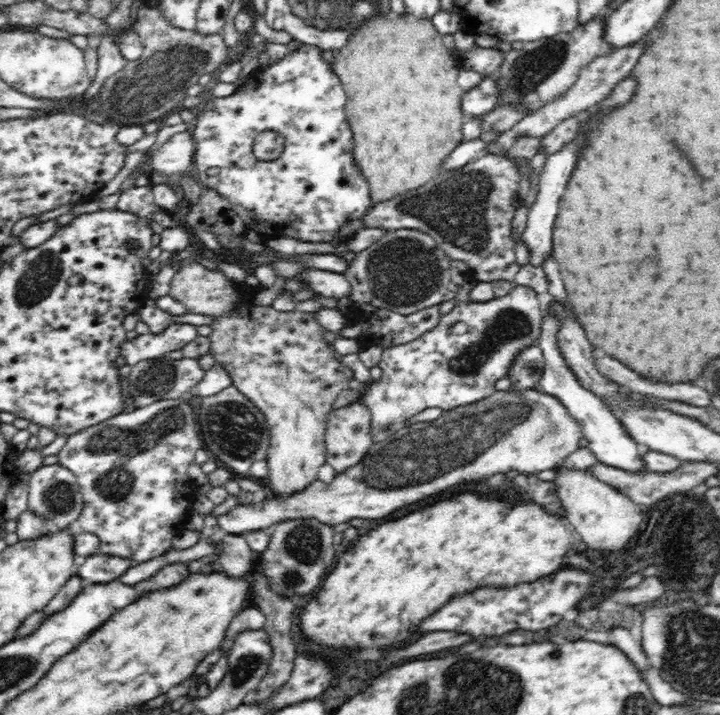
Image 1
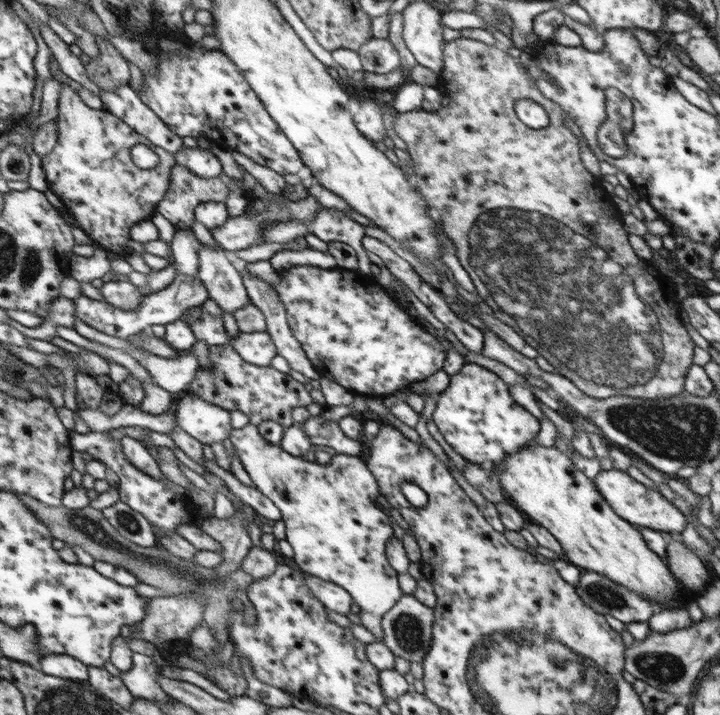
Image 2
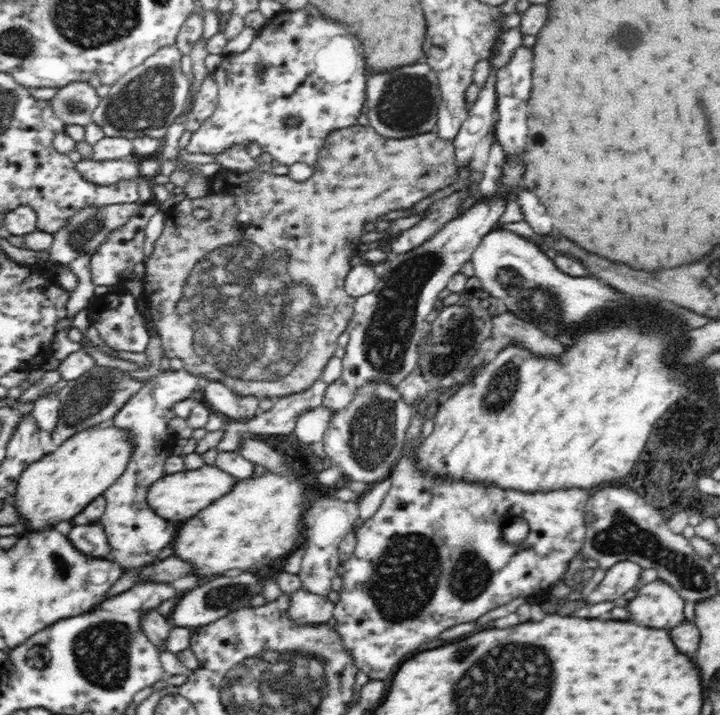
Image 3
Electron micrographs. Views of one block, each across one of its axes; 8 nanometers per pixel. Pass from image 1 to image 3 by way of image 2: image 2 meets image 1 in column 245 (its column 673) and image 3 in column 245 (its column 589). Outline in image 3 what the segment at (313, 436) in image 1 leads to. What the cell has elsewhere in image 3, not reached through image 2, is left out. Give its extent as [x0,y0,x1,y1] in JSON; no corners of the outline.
[140,125,460,399]

